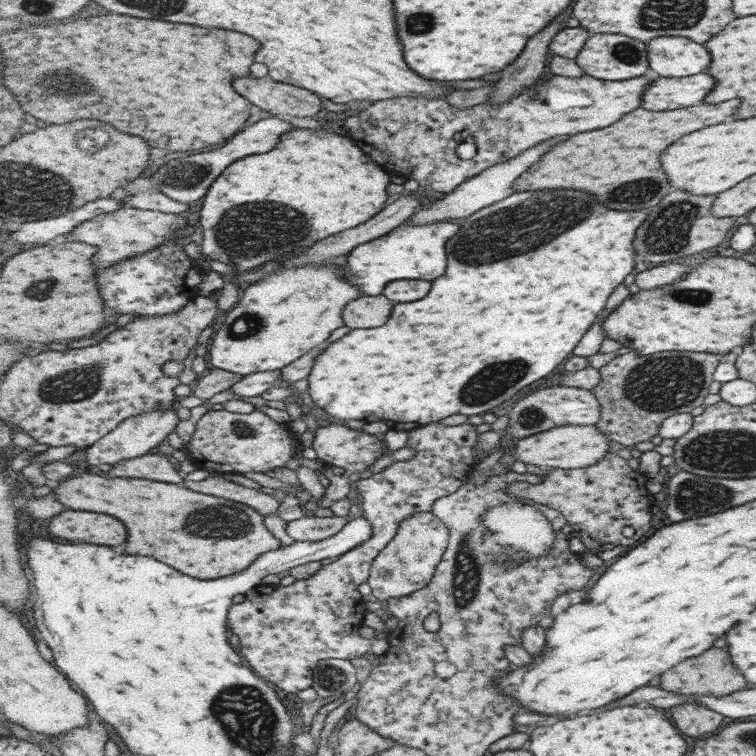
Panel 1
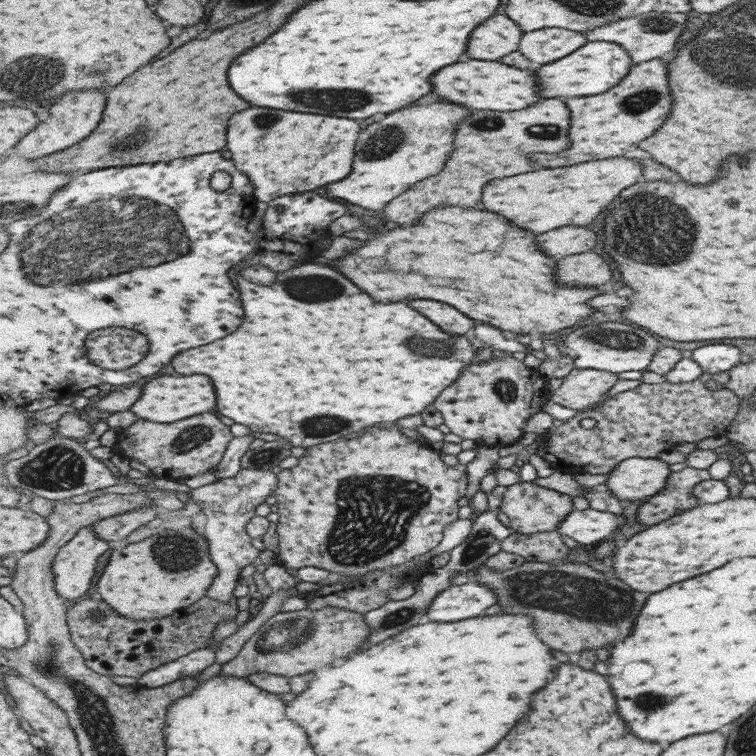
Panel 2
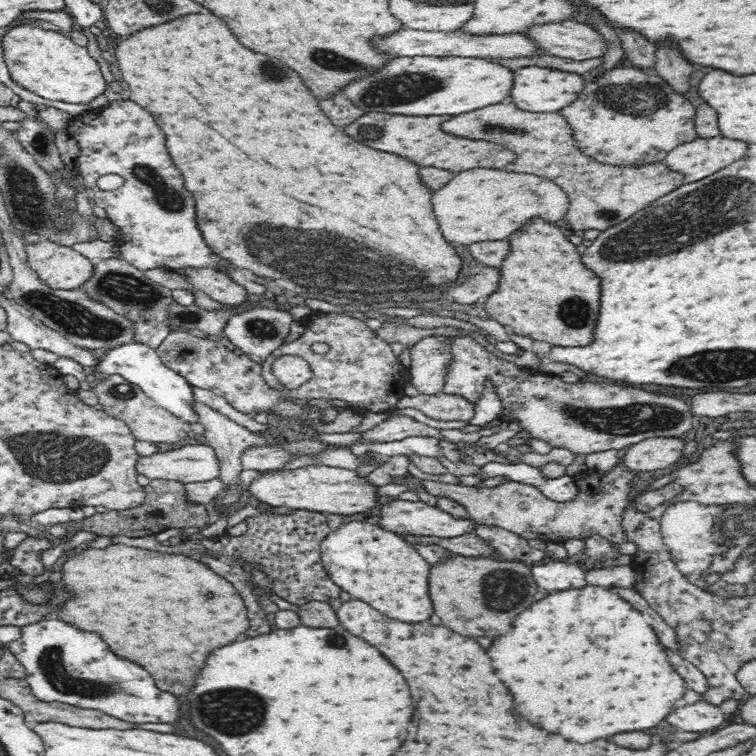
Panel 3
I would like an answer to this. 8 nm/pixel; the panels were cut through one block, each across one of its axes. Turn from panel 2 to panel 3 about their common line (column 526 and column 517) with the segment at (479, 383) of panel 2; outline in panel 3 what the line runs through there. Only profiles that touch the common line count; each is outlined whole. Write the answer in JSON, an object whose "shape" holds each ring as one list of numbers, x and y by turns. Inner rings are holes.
{"shape":[[474,332,466,334,454,334,445,336,436,334,436,338,446,338,450,362,444,368,444,386,442,393,459,396,467,403,476,407,482,400,482,394,486,386,493,388,494,394,502,403,499,418,501,422,516,422,520,426,520,432,524,432,530,439,541,440,554,448,566,448,574,455,592,454,605,450,625,451,630,445,649,438,674,438,680,437,693,428,692,415,689,406,680,399,666,394,656,394,639,388,626,388,623,385,604,382,588,382,580,380,578,383,565,383,560,376,543,374,534,369,523,368,516,362,510,362,482,346,476,338,472,338]]}

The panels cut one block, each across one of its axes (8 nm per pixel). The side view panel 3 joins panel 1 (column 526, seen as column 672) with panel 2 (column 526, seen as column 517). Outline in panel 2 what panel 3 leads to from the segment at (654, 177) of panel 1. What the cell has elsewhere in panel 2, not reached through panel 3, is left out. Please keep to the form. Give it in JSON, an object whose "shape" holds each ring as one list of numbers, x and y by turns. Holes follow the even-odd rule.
{"shape":[[543,100,529,108,523,108,519,112,485,112,485,110,471,110,471,116,467,116,457,126,457,138,455,138,455,150,449,156,445,170,439,176,433,176,421,184,415,184,409,192,405,192,401,198,391,200,391,204,385,206,385,214,389,220,395,220,403,226,413,224,419,216,423,216,427,210,439,204,453,204,453,206,477,206,483,198,483,188,489,180,505,178,505,176,517,176,531,170,531,162,527,154,531,152,561,152,569,148,569,128,571,128,571,112,565,106,563,100]]}

